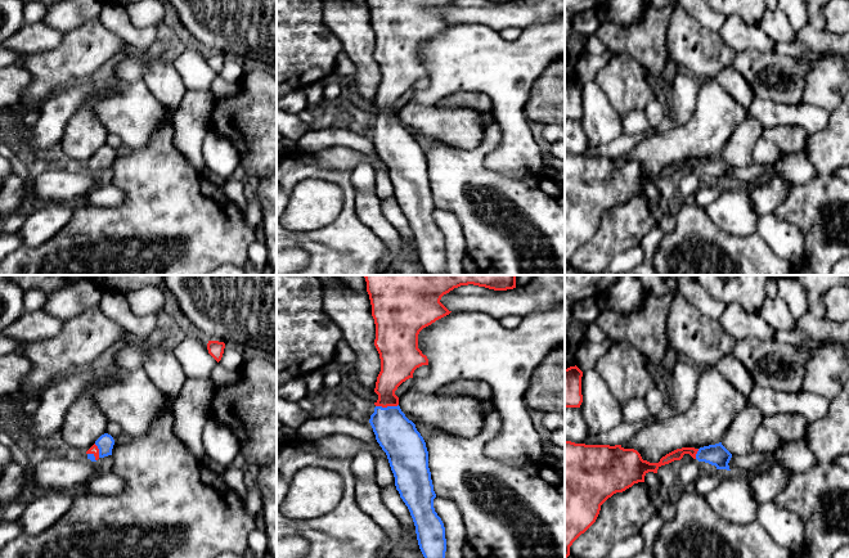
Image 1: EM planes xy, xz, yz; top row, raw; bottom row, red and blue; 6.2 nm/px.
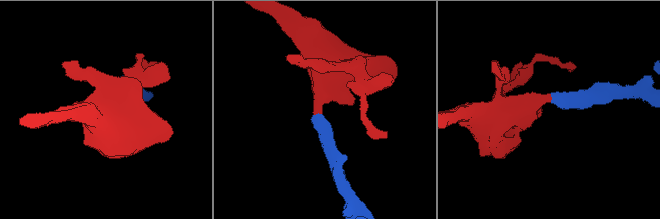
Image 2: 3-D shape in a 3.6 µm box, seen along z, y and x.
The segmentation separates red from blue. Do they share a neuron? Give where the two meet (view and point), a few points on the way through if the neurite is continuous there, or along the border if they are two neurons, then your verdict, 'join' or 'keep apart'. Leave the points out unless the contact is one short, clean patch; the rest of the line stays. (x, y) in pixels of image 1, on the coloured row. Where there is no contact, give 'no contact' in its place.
contact xz (386, 406); way xz (396, 368), (386, 385), (386, 406), (387, 421), (398, 436); join

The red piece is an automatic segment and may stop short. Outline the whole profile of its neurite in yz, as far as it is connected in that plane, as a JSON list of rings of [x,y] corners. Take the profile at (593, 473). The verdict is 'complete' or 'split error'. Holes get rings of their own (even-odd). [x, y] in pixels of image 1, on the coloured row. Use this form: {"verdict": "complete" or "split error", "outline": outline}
{"verdict": "split error", "outline": [[[565,441],[565,558],[570,555],[570,546],[584,534],[597,519],[601,505],[616,492],[623,492],[634,483],[644,482],[648,472],[657,473],[661,465],[680,460],[689,454],[698,462],[715,465],[717,469],[729,469],[732,454],[722,445],[704,446],[700,449],[677,449],[660,459],[659,463],[643,460],[634,449],[624,449],[621,445],[585,445]]]}

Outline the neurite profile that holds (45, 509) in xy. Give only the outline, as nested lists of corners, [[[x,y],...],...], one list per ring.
[[[76,491],[36,494],[18,518],[23,534],[39,535],[59,521],[72,505]]]

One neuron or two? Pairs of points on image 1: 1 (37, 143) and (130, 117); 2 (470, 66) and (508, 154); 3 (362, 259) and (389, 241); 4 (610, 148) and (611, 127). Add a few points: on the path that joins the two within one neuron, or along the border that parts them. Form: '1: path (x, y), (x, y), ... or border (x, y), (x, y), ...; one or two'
1: path (57, 118), (77, 98), (97, 98), (106, 106); one
2: path (492, 86), (508, 103), (510, 133); one
3: border (363, 223), (386, 248), (381, 261); two
4: border (623, 133), (607, 143), (589, 145); two

